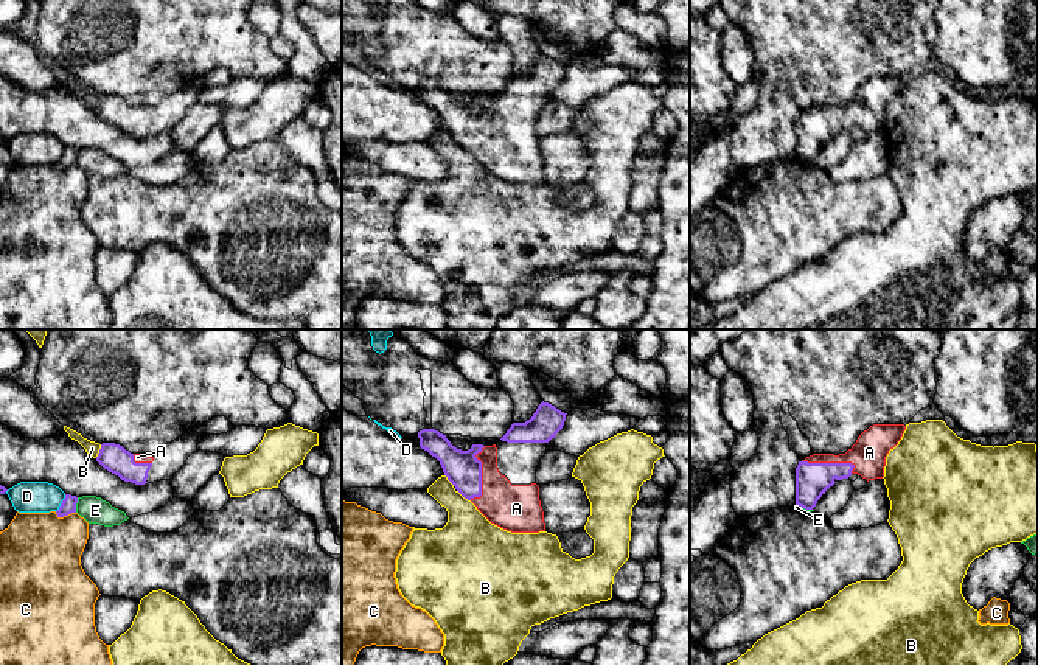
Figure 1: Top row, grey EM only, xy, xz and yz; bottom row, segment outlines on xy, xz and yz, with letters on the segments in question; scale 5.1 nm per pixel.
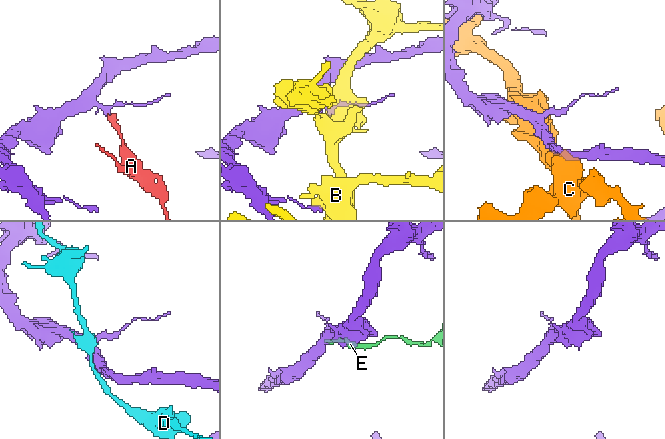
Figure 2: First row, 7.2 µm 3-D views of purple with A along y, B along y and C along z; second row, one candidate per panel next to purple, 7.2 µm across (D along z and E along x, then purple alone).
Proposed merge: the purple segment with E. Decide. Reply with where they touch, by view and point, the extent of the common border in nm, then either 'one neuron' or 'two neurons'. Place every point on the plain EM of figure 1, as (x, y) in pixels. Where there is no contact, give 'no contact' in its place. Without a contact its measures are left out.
meets purple in xy at (75, 157); contact 80 nm long; two neurons

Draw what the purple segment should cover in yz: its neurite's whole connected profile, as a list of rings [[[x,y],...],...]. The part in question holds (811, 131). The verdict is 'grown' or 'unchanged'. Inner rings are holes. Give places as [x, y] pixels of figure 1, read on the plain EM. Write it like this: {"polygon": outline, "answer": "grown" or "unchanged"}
{"polygon": [[[873,76],[845,106],[813,106],[796,120],[796,157],[813,162],[838,132],[858,126],[875,132],[884,129],[886,109],[901,92],[904,76]]], "answer": "grown"}

